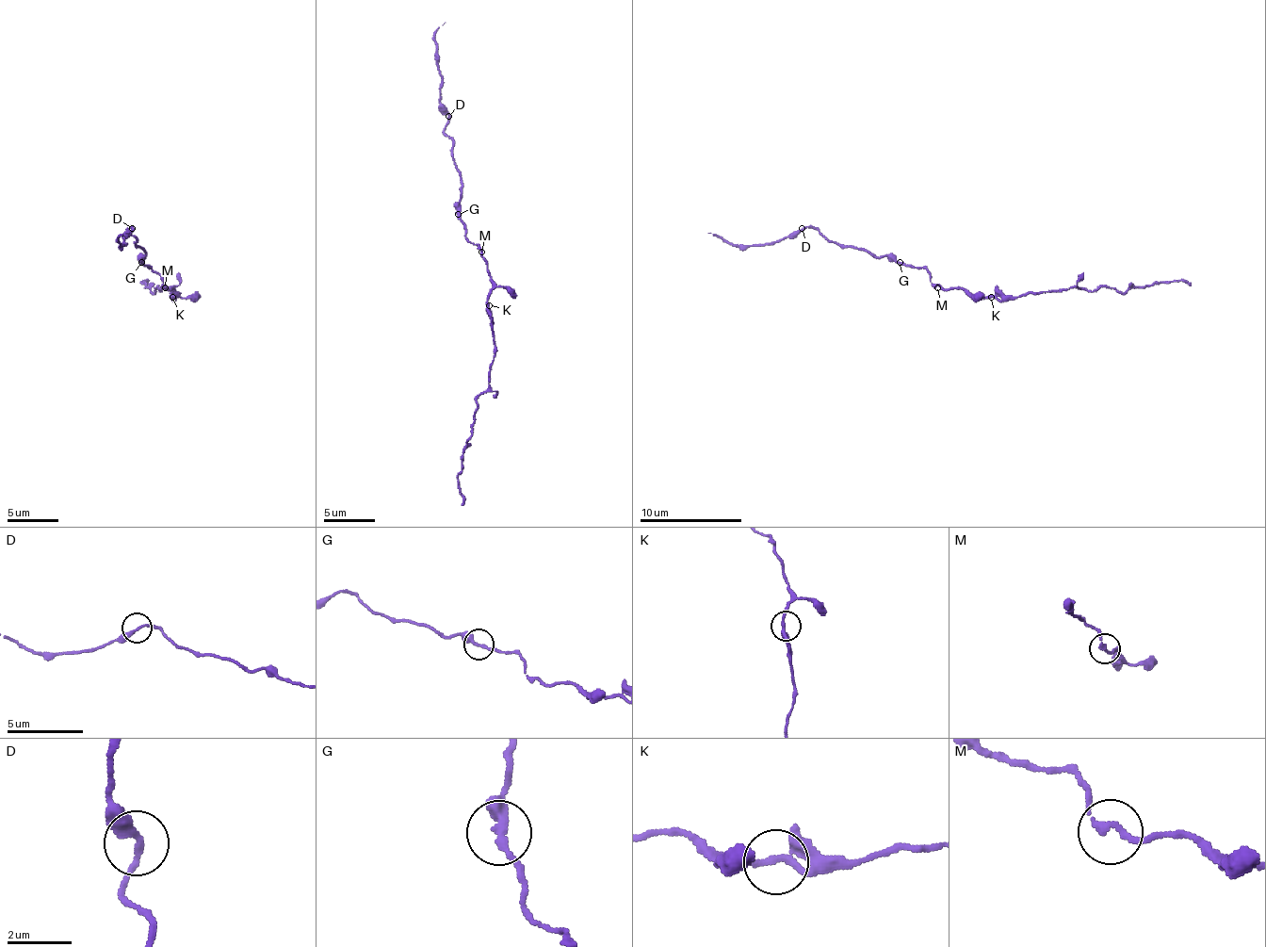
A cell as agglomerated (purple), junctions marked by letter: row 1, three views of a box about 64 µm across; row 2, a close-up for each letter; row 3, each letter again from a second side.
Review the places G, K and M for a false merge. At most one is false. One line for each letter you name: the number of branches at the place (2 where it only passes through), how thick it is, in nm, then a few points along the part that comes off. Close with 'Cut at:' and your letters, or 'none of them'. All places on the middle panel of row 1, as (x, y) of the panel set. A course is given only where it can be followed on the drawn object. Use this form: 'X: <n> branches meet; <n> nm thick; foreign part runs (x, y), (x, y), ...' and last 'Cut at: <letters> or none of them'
Cut at: none of them

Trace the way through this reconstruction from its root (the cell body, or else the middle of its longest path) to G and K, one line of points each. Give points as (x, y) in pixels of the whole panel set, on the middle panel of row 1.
G: (481, 252), (466, 236), (466, 223), (459, 213)
K: (481, 252), (492, 279), (489, 305)

